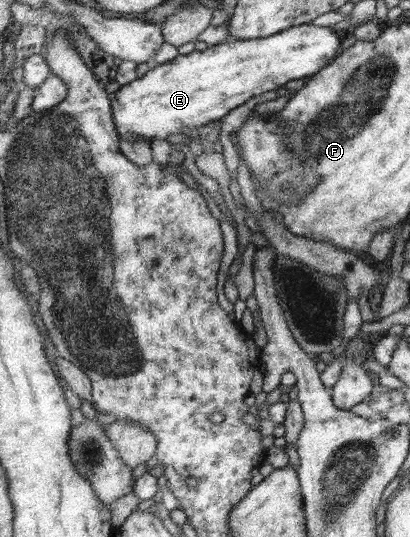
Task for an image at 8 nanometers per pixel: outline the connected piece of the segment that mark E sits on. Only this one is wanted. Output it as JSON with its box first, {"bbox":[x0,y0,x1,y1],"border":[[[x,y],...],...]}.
{"bbox":[111,24,344,142],"border":[[[303,24],[269,37],[231,39],[227,43],[210,46],[204,52],[194,50],[189,55],[179,55],[163,65],[151,65],[146,75],[137,77],[111,96],[113,122],[116,123],[117,133],[125,141],[133,142],[139,138],[151,142],[156,139],[166,140],[173,134],[186,134],[193,131],[193,128],[202,128],[215,120],[221,121],[231,109],[245,104],[251,98],[285,87],[289,81],[305,80],[306,77],[317,74],[329,65],[330,59],[337,58],[337,48],[344,36],[331,27]]]}

